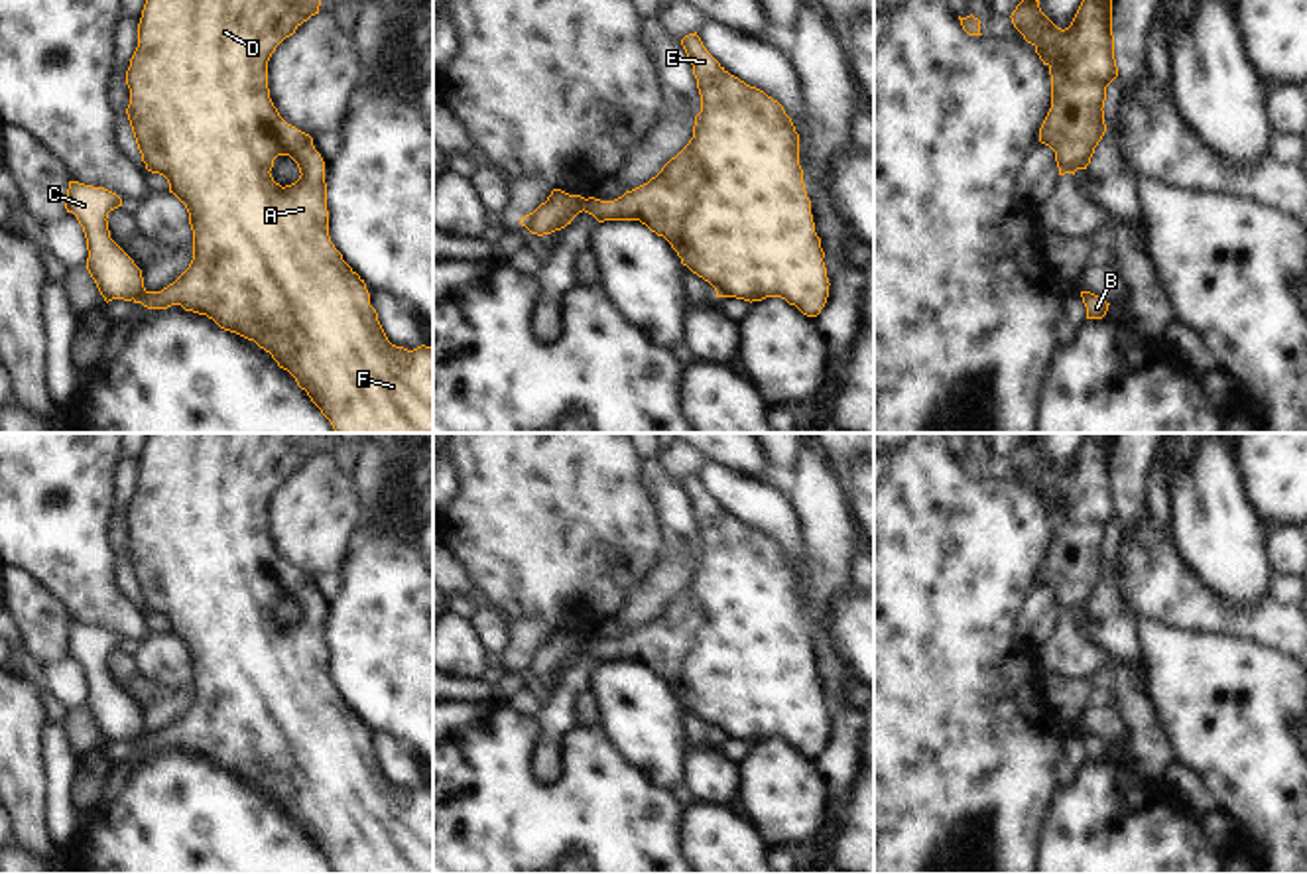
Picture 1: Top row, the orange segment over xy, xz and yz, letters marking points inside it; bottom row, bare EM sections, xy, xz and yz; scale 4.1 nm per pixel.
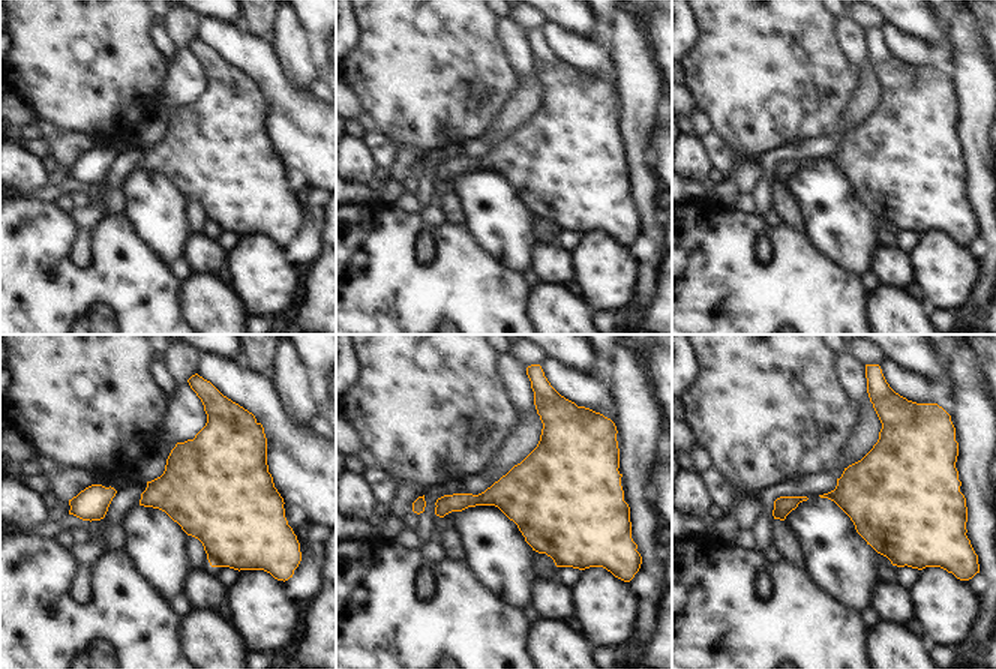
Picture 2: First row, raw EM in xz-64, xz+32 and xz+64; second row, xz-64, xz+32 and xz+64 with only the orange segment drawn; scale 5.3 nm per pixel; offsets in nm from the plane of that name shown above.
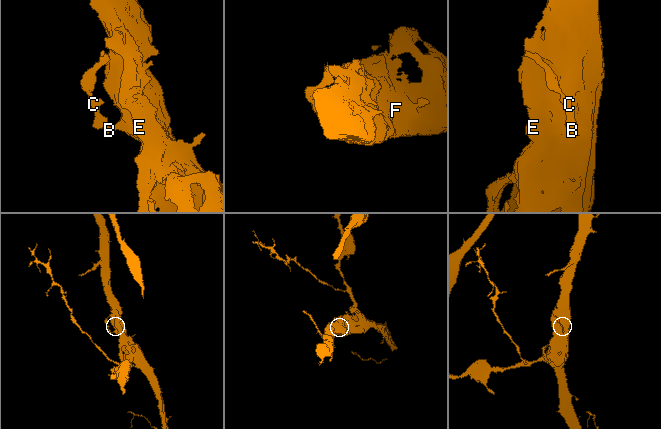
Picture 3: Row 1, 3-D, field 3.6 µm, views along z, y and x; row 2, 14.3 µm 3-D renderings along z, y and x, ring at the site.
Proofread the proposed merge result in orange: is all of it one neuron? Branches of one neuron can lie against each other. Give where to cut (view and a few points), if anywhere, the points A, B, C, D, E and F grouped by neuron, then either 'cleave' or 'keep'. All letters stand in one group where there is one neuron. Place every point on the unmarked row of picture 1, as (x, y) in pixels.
cut xz (587, 640), (579, 652); groups A B D E F / C; cleave

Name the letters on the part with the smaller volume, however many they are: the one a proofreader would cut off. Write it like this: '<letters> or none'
C

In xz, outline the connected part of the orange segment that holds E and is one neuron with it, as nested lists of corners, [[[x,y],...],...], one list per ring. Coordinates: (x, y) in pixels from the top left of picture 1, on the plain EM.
[[[697,472],[681,486],[701,535],[693,579],[648,624],[614,642],[589,638],[583,652],[598,663],[640,661],[663,677],[681,705],[715,728],[716,738],[750,744],[781,738],[803,756],[817,758],[831,724],[799,606],[799,575],[783,547],[730,516]]]

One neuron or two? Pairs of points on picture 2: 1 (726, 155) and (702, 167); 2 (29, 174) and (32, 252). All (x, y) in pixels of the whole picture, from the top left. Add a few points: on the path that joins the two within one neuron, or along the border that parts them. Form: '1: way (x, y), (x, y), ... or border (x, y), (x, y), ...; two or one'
1: border (698, 137), (714, 168); two
2: border (30, 197), (15, 200); two

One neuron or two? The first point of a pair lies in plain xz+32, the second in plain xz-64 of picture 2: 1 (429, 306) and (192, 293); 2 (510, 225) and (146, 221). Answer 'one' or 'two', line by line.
1: two
2: one

